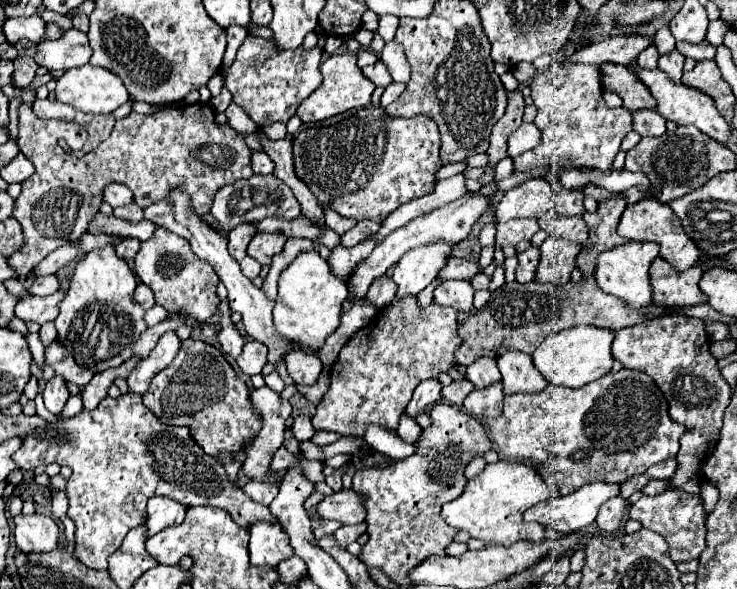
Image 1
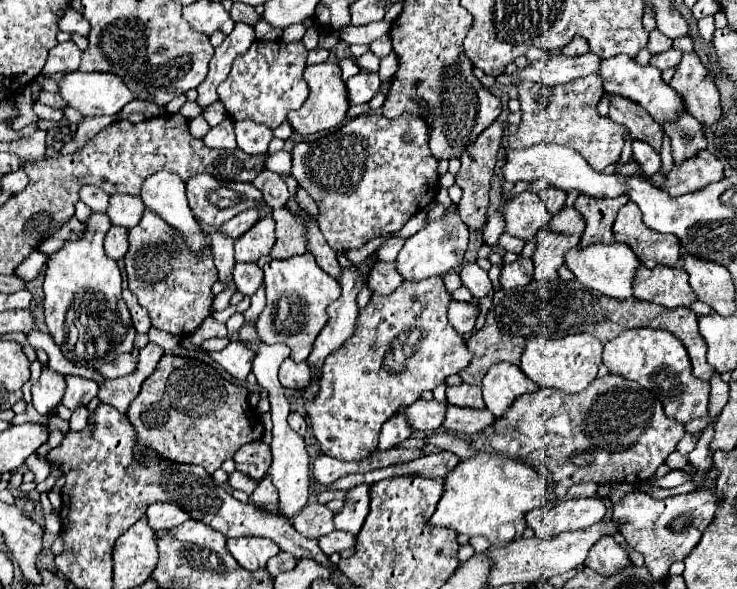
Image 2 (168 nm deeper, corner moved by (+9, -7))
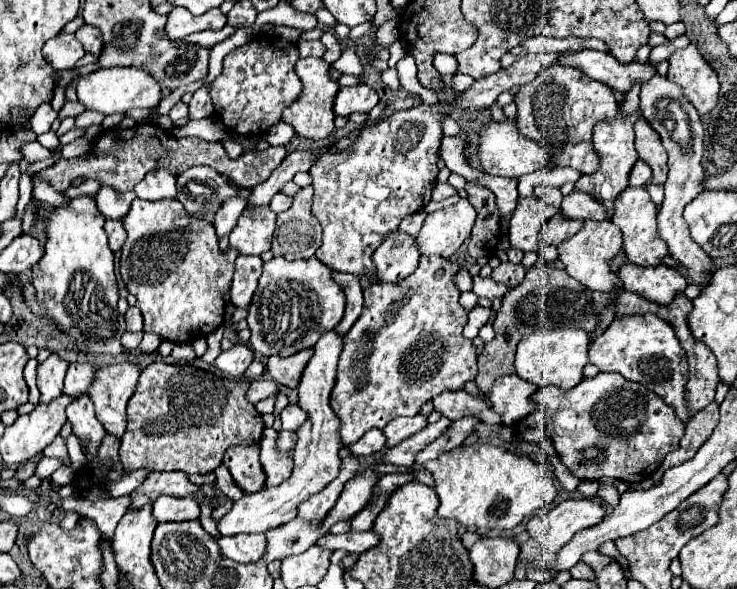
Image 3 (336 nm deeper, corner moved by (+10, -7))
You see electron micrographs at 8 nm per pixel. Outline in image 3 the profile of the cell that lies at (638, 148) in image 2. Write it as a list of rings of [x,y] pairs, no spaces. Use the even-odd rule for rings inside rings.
[[[637,162],[631,170],[629,186],[645,186],[651,180],[651,168],[645,162]]]

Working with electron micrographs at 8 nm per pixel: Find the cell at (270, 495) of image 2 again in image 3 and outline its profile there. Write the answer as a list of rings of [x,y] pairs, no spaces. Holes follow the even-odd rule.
[[[265,428],[263,432],[263,440],[261,440],[261,464],[263,464],[263,472],[267,476],[265,486],[279,486],[281,482],[285,482],[291,474],[293,468],[293,460],[291,456],[283,456],[277,454],[275,450],[275,438],[277,432],[273,428]]]

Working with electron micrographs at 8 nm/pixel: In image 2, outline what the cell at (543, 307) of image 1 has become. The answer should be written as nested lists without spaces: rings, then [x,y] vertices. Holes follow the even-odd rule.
[[[532,280],[528,286],[514,288],[514,290],[498,290],[494,294],[492,308],[486,316],[484,328],[474,332],[468,338],[468,350],[474,354],[468,368],[460,372],[464,382],[468,384],[482,384],[482,378],[486,376],[488,368],[498,362],[520,362],[520,354],[524,352],[528,340],[534,340],[538,336],[548,338],[562,338],[578,332],[588,332],[596,336],[600,342],[608,342],[616,338],[624,328],[666,328],[676,338],[680,338],[688,350],[688,358],[692,362],[692,374],[700,380],[710,382],[714,376],[714,366],[706,362],[706,342],[698,334],[698,322],[696,314],[690,308],[674,308],[666,310],[664,306],[654,306],[652,302],[638,302],[638,298],[628,300],[614,300],[608,296],[598,294],[592,288],[582,286],[578,280],[554,280],[554,282],[538,282]]]

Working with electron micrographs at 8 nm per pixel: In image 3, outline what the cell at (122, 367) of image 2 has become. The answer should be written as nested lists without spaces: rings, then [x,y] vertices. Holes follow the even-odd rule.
[[[73,362],[69,364],[67,376],[65,376],[65,394],[71,396],[81,396],[89,390],[95,374],[97,374],[97,366],[95,364],[81,364],[81,362]]]

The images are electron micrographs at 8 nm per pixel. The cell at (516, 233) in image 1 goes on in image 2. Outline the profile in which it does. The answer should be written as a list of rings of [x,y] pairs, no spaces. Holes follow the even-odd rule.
[[[502,234],[500,240],[498,240],[498,246],[502,246],[506,252],[514,252],[514,254],[520,254],[522,248],[524,248],[524,242],[510,236],[510,234]]]

